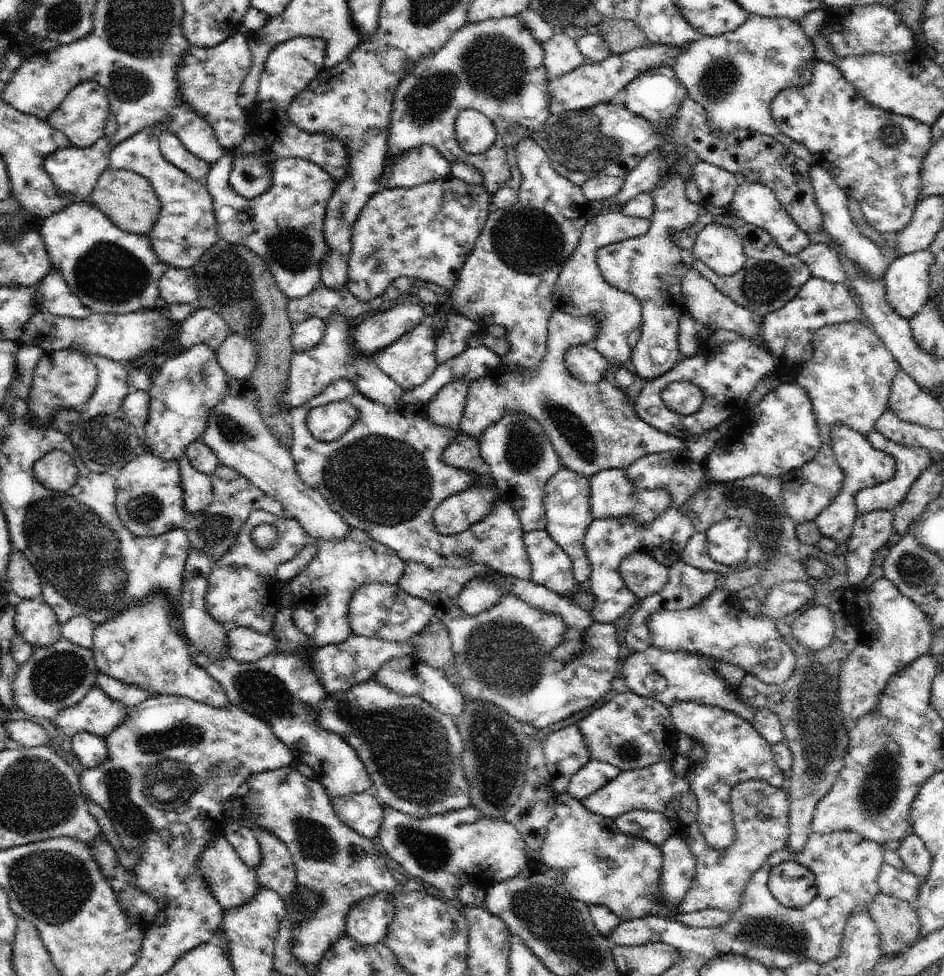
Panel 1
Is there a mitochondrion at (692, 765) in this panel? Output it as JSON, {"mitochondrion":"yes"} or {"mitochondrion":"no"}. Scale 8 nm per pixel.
{"mitochondrion":"no"}

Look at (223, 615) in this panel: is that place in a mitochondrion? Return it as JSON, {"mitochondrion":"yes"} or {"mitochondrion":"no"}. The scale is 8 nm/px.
{"mitochondrion":"no"}

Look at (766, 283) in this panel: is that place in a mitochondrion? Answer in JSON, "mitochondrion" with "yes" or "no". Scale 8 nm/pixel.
{"mitochondrion":"yes"}

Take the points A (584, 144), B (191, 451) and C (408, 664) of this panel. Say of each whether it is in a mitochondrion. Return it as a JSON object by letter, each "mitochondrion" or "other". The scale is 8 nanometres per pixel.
{"A":"mitochondrion","B":"other","C":"other"}

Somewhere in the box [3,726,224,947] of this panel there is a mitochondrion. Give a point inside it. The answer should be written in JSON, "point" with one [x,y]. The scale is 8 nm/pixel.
{"point":[54,885]}

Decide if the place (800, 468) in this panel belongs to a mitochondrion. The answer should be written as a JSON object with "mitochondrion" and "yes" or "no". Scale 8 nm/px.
{"mitochondrion":"no"}

